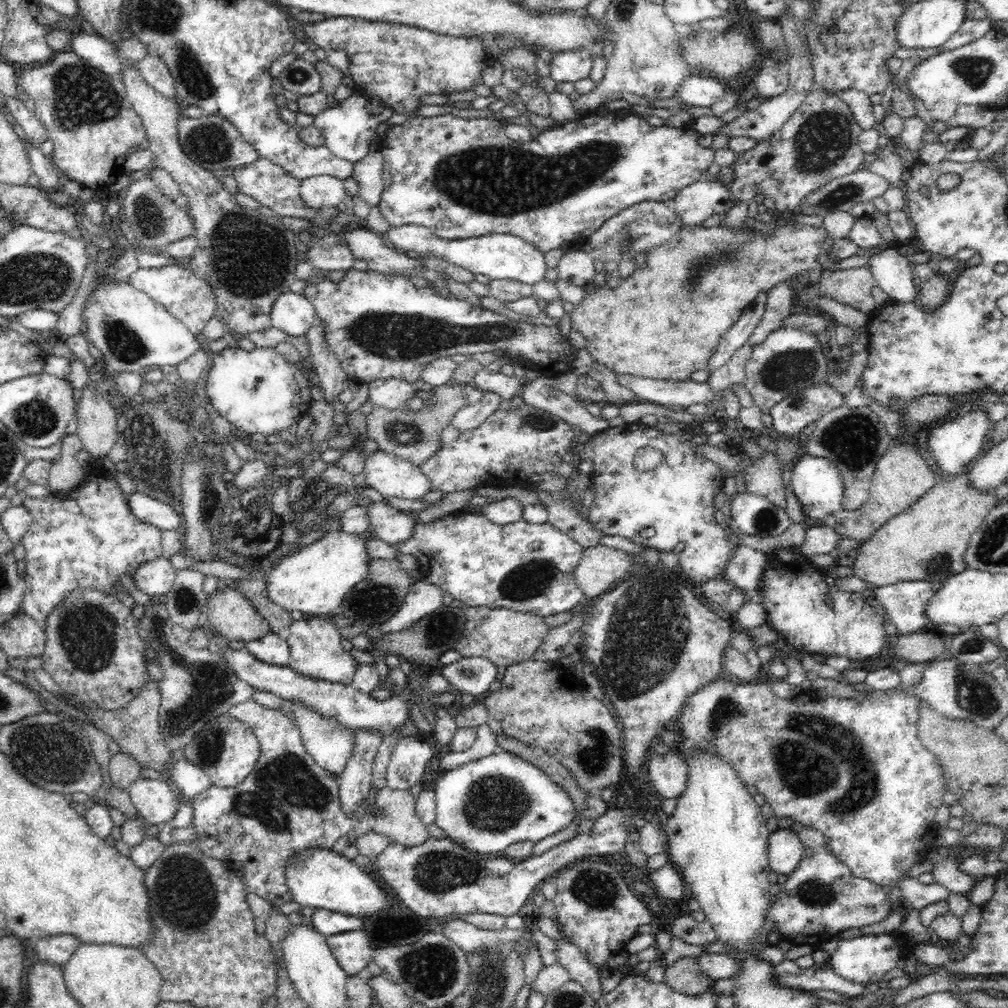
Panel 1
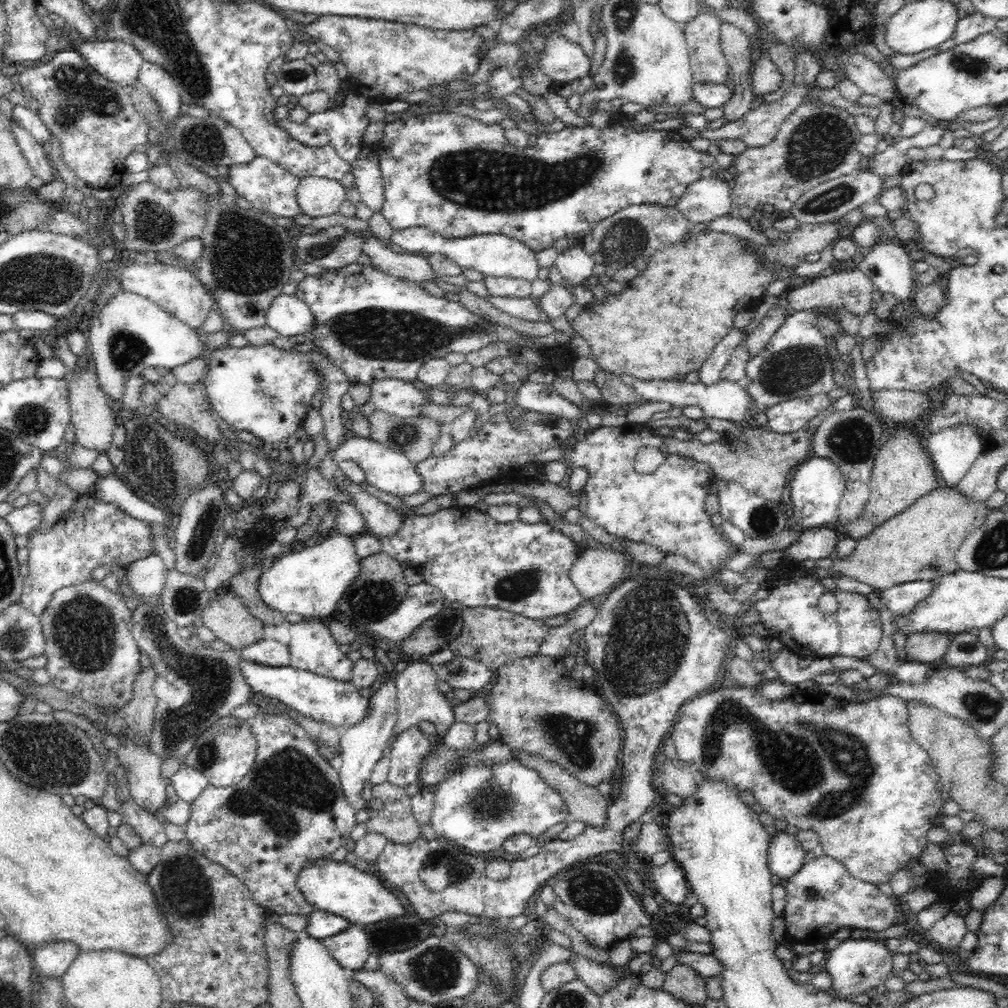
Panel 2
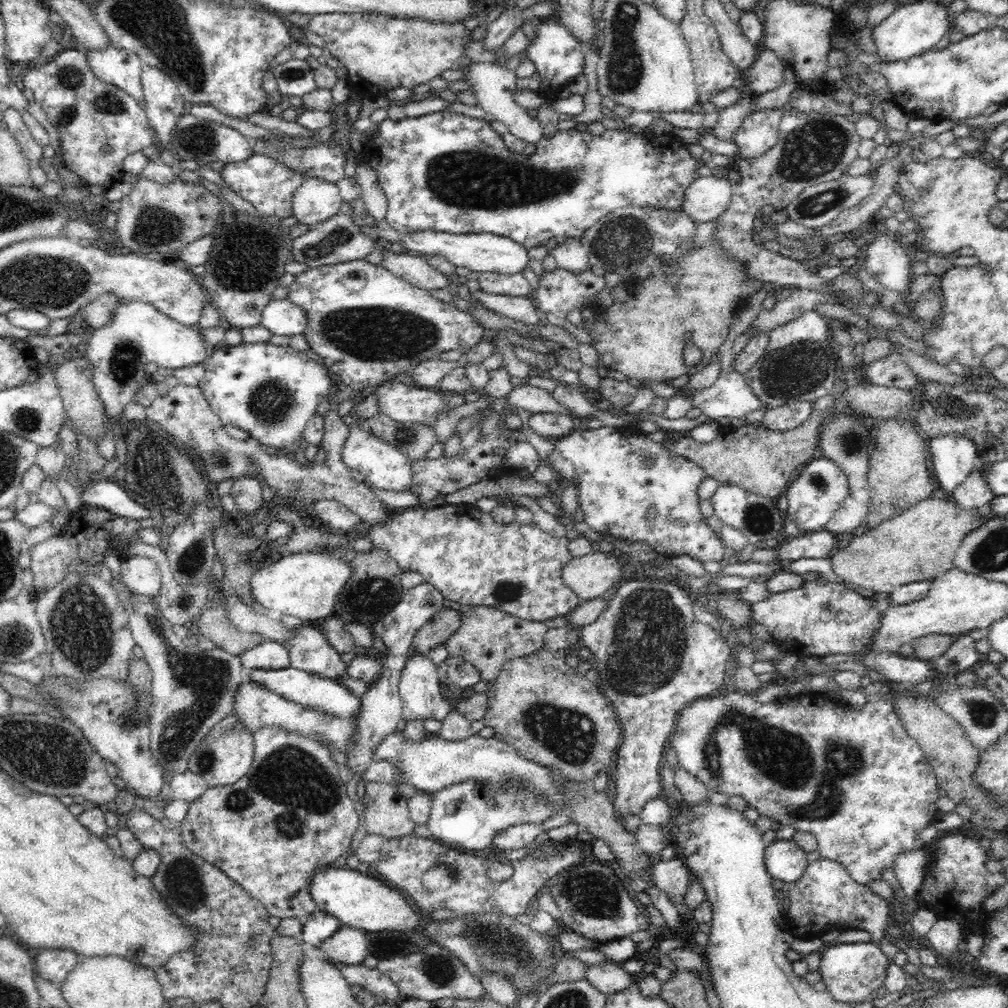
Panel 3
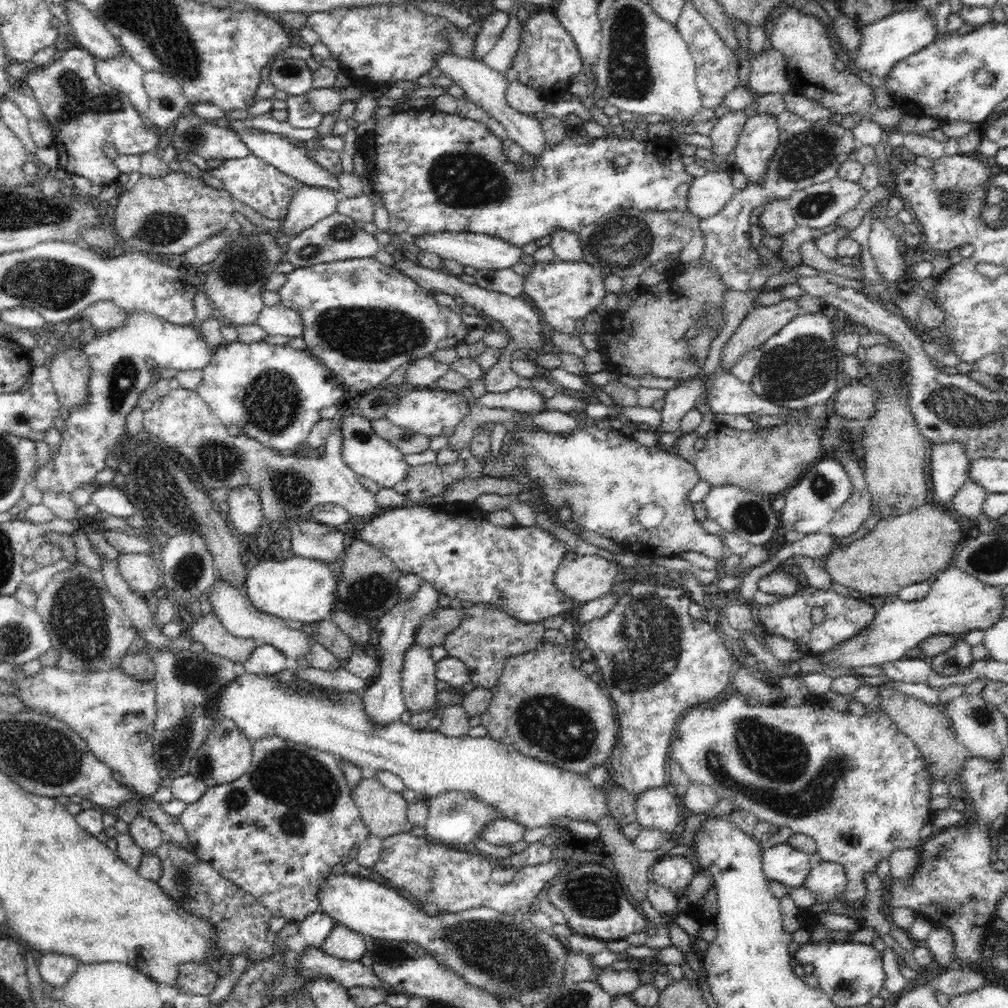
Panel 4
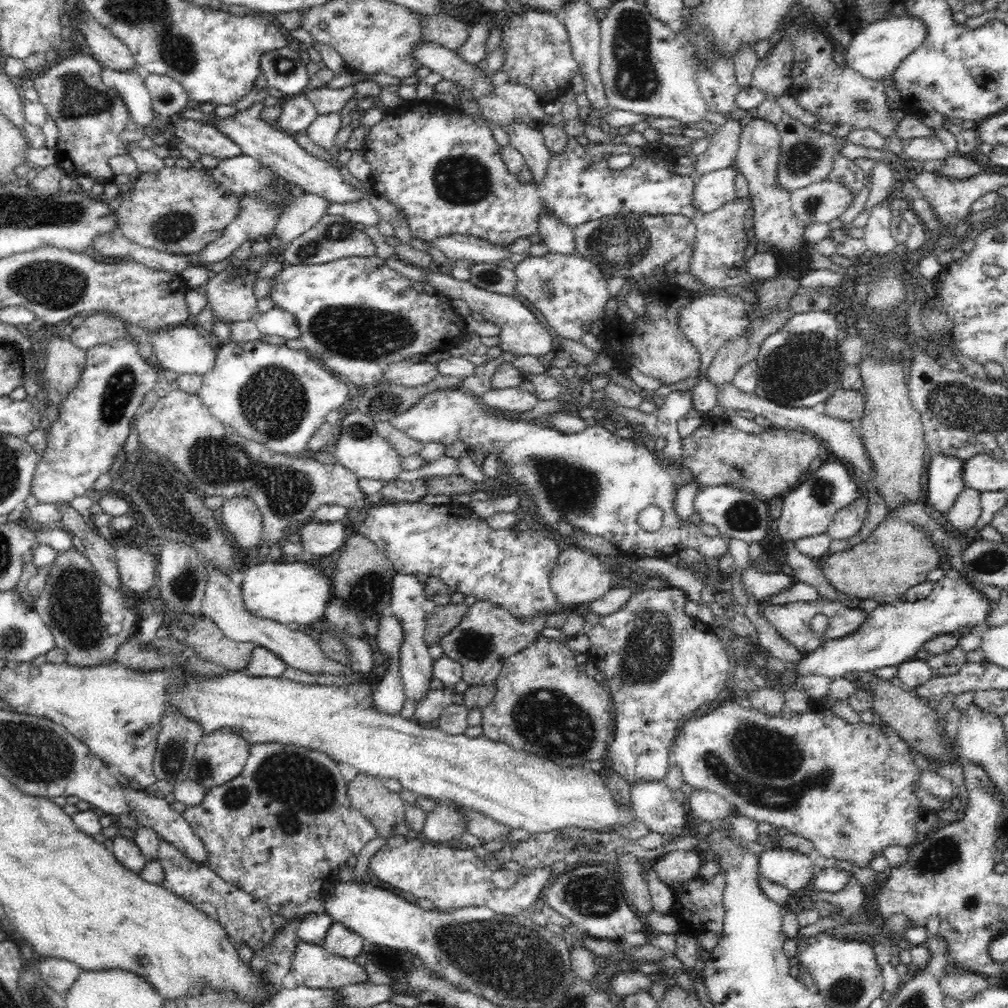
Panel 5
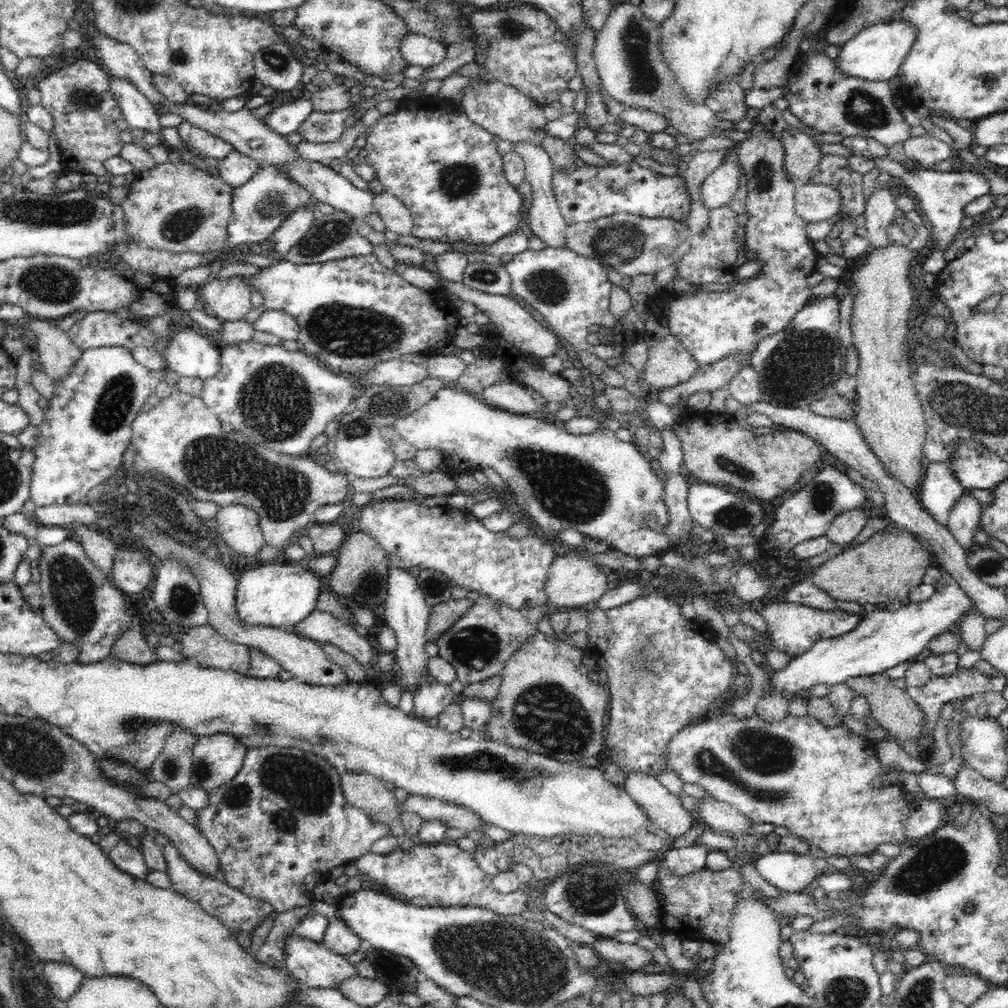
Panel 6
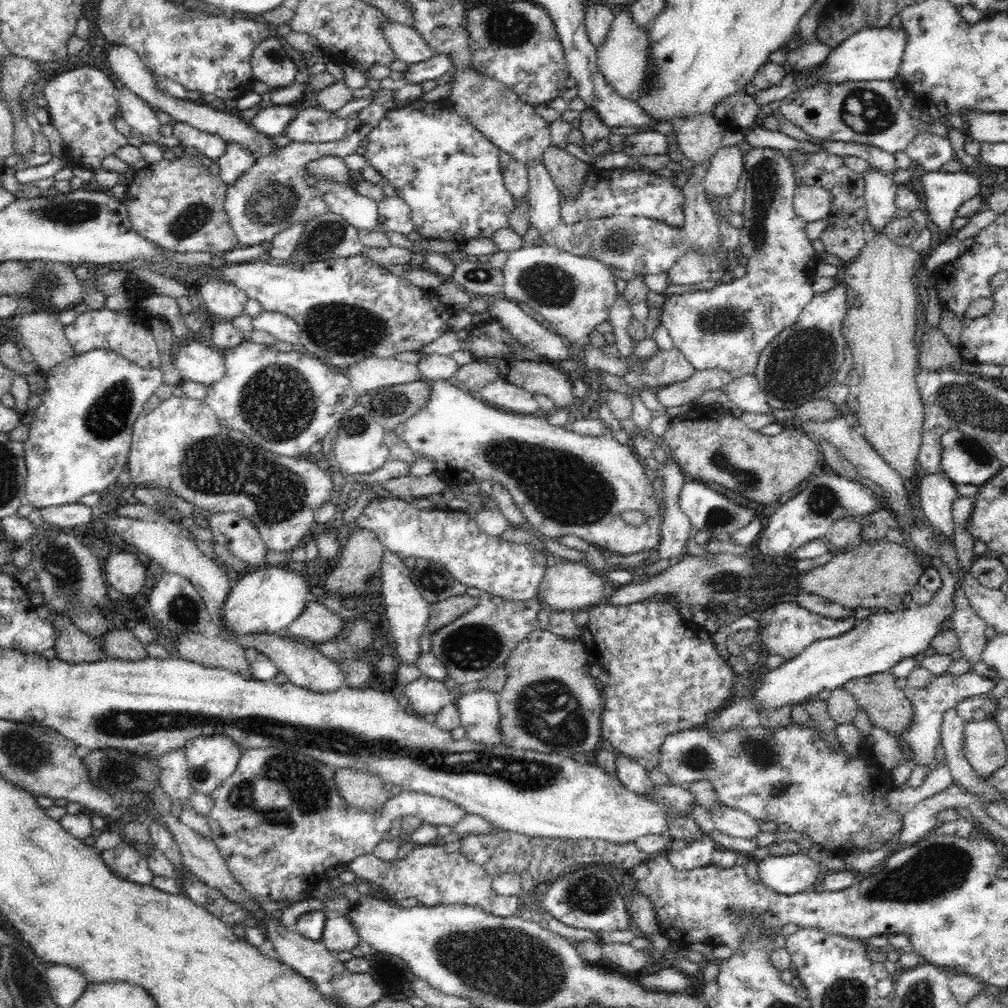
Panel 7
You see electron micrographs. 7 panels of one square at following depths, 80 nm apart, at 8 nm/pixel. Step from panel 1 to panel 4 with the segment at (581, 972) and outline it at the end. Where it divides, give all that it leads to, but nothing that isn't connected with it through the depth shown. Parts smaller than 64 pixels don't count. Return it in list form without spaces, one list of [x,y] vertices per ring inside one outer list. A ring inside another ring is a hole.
[[[612,966],[604,969],[597,969],[594,975],[594,982],[600,985],[604,991],[613,997],[632,994],[640,985],[639,968],[629,970],[613,970]]]

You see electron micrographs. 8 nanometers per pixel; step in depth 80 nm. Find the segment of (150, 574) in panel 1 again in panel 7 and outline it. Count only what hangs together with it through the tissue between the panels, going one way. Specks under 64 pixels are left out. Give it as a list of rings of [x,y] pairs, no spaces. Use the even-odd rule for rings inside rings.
[[[130,552],[109,554],[102,564],[105,581],[120,594],[134,596],[140,592],[146,580],[144,560]]]

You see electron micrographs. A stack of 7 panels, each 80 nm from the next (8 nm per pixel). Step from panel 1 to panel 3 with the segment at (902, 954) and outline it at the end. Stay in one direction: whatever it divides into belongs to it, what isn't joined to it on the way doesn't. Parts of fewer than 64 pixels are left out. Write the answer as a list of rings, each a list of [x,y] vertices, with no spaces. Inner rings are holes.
[[[871,941],[857,943],[826,944],[821,949],[821,988],[827,990],[836,1002],[858,1004],[867,1002],[868,996],[883,986],[890,959],[882,953],[880,945]]]

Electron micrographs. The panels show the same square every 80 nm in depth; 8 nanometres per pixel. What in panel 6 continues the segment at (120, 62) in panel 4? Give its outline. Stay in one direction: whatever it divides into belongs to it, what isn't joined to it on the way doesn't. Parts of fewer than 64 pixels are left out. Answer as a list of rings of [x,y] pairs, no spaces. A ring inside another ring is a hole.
[[[114,76],[108,78],[108,83],[129,130],[138,128],[138,130],[160,134],[163,129],[158,121],[160,110],[154,104],[127,80]]]

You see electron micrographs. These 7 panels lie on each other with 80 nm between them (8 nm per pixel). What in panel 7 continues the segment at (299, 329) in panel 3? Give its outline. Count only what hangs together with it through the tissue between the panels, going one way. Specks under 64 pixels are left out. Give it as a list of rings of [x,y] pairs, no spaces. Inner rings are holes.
[[[264,310],[253,319],[253,328],[264,330],[276,341],[287,342],[299,349],[301,345],[301,334],[299,324],[292,318],[288,318],[284,313],[266,312]]]

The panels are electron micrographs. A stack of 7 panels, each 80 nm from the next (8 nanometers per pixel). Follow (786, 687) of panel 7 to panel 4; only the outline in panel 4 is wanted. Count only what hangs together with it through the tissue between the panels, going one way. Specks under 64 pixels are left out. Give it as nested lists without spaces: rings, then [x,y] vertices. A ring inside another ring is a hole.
[[[950,566],[937,574],[930,592],[922,600],[888,600],[876,611],[868,628],[826,652],[815,655],[816,660],[824,666],[878,666],[905,658],[910,648],[916,648],[928,636],[986,631],[1002,619],[1004,597],[1001,590],[1002,587],[984,584],[959,568]]]

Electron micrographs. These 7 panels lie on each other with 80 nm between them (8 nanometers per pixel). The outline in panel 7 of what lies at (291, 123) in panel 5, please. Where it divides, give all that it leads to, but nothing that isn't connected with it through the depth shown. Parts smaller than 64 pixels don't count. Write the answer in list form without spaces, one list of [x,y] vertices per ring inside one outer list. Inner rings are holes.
[[[296,104],[289,105],[272,105],[260,109],[255,116],[248,120],[248,124],[256,132],[267,134],[268,136],[278,136],[285,134],[288,123],[306,106]]]

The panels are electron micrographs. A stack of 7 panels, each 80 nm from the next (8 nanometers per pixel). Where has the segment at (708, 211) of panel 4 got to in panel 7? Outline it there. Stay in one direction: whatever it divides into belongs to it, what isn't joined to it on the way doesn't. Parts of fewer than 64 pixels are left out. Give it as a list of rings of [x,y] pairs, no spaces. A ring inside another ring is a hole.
[[[738,146],[723,147],[709,160],[703,183],[715,208],[717,197],[728,198],[737,189],[739,178],[744,172],[744,154]]]

